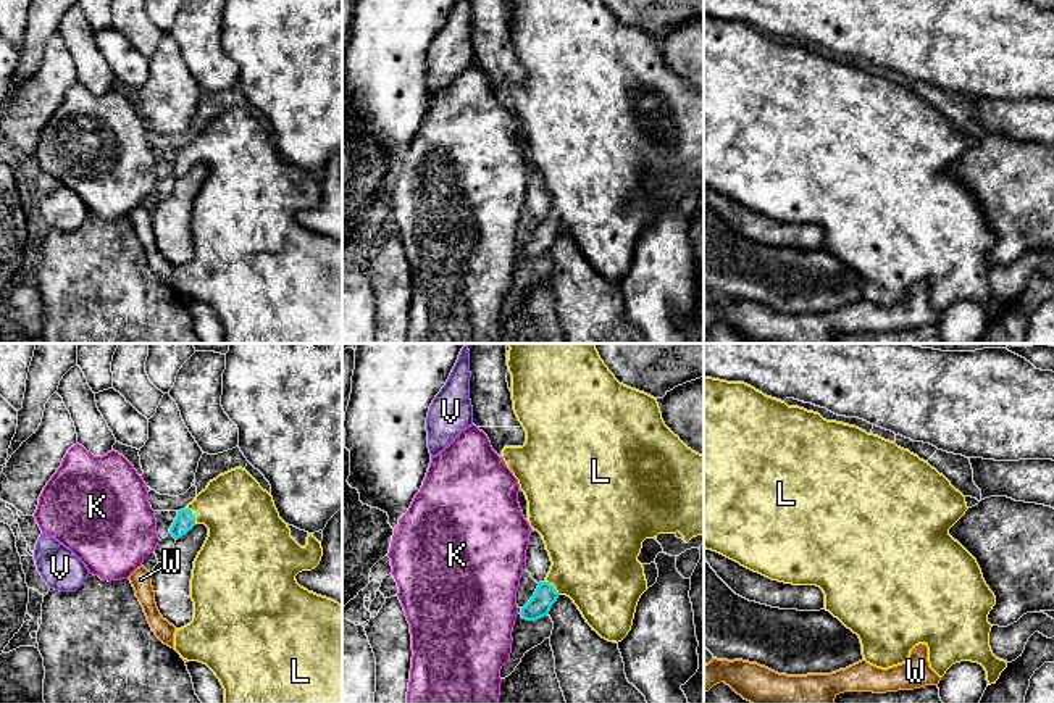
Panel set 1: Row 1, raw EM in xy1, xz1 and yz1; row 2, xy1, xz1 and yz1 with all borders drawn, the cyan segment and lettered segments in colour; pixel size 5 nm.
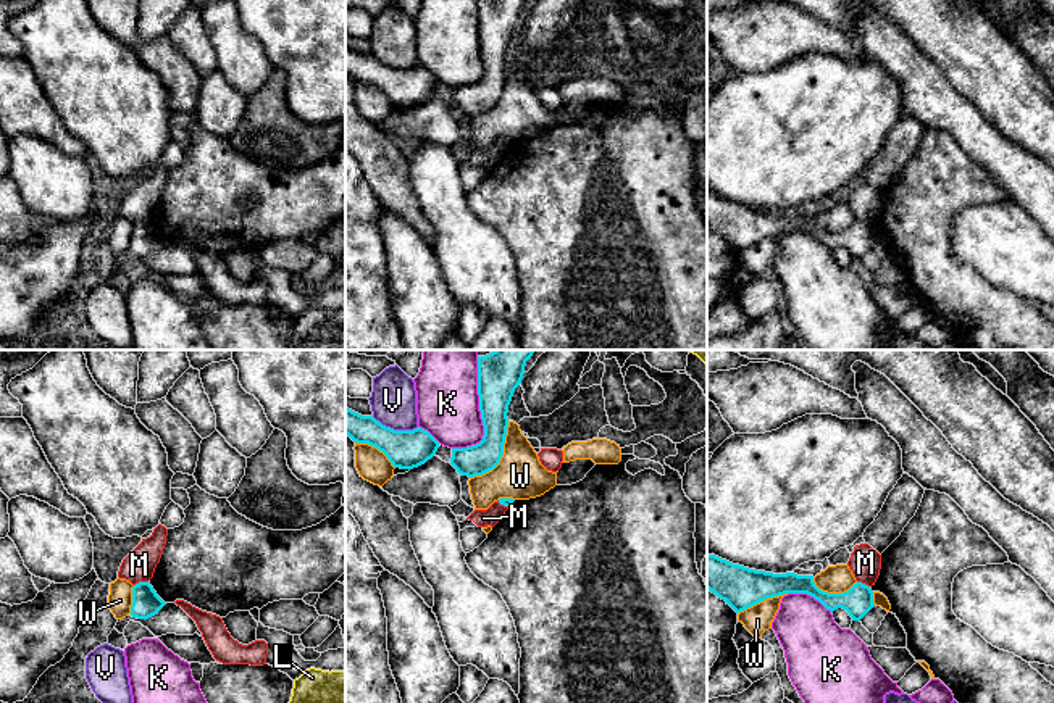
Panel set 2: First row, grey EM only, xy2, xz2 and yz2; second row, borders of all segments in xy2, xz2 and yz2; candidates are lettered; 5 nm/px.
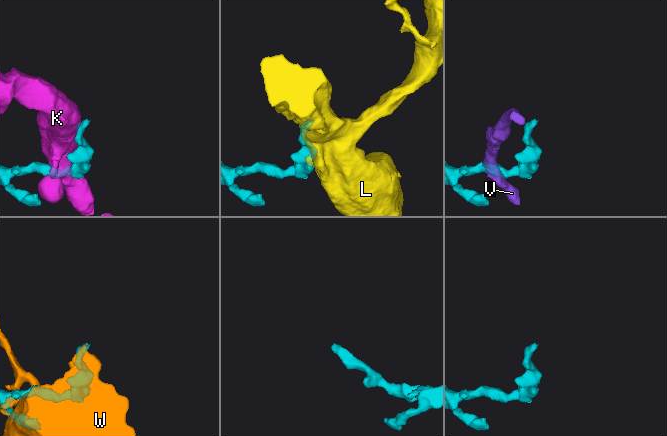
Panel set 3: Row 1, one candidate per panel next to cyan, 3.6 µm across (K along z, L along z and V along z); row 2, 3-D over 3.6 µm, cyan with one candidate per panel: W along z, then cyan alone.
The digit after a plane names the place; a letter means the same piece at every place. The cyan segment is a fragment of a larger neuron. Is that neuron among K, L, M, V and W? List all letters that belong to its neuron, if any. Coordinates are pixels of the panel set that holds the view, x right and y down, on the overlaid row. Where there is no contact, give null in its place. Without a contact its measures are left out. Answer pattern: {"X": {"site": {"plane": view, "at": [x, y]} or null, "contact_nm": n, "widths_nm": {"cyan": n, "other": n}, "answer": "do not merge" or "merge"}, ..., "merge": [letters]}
{"K": {"site": {"plane": "xz2", "at": [481, 413]}, "contact_nm": 480, "widths_nm": {"cyan": 220, "other": 320}, "answer": "do not merge"}, "L": {"site": {"plane": "xy1", "at": [192, 515]}, "contact_nm": 100, "widths_nm": {"cyan": 100, "other": 360}, "answer": "merge"}, "M": {"site": {"plane": "xy2", "at": [141, 582]}, "contact_nm": 80, "widths_nm": {"cyan": 140, "other": 160}, "answer": "do not merge"}, "V": {"site": {"plane": "xz2", "at": [393, 429]}, "contact_nm": 240, "widths_nm": {"cyan": 190, "other": 220}, "answer": "do not merge"}, "W": {"site": {"plane": "xz2", "at": [501, 457]}, "contact_nm": 340, "widths_nm": {"cyan": 160, "other": 240}, "answer": "do not merge"}, "merge": ["L"]}

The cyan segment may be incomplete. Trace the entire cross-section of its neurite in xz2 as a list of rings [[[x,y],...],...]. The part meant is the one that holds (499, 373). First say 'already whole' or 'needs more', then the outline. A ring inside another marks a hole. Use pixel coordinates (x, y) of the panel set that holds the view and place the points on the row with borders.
already whole; [[[494,350],[478,356],[478,395],[484,435],[476,445],[452,448],[450,464],[458,474],[483,476],[499,464],[508,427],[508,405],[533,353],[534,350]]]

